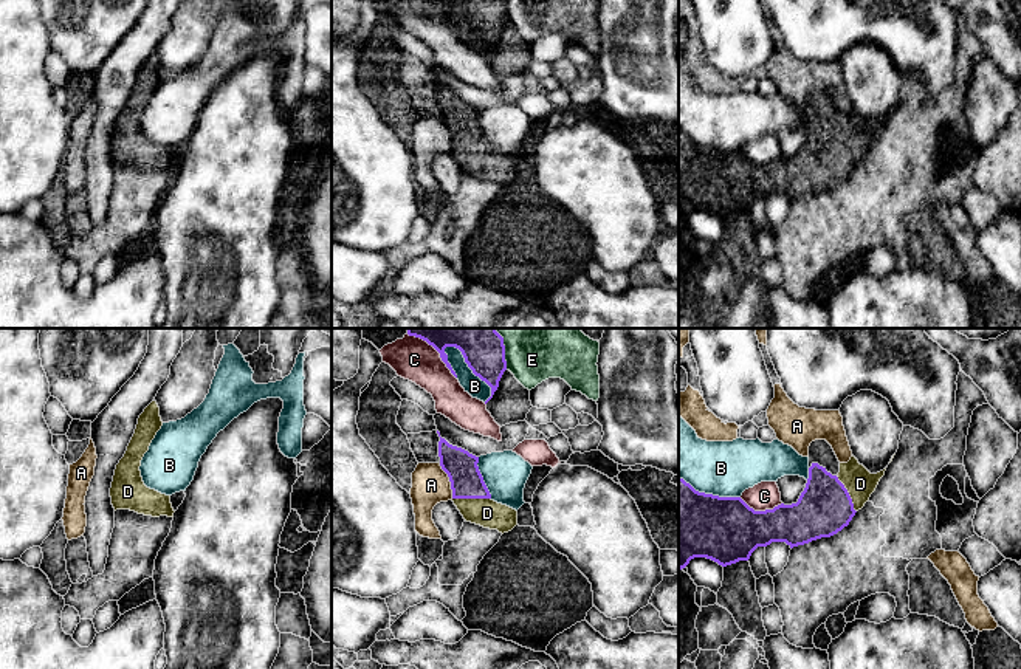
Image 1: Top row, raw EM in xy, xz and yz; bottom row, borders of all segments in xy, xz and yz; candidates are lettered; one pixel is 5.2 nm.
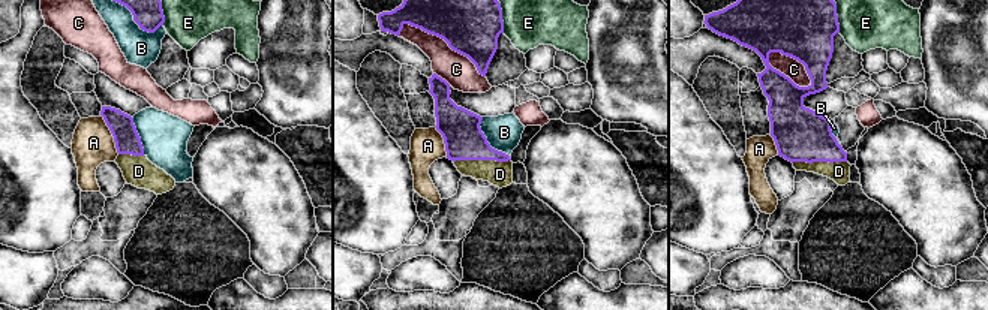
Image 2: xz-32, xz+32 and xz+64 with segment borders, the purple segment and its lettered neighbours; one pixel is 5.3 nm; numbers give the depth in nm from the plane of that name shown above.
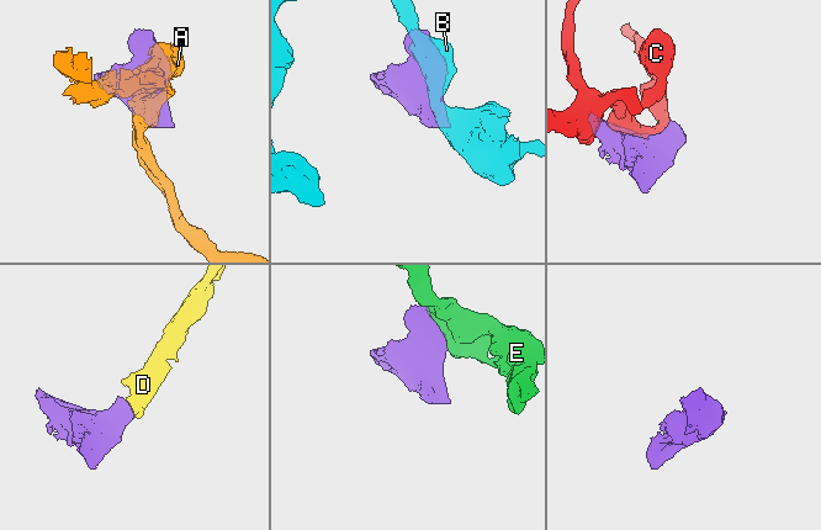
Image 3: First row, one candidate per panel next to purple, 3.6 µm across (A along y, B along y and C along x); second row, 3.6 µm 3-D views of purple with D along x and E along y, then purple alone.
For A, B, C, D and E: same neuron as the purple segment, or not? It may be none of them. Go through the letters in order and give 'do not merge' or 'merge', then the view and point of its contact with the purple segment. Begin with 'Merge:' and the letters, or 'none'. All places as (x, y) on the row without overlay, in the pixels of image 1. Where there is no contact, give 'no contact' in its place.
Merge: D
A: do not merge | xz (450, 133)
B: do not merge | yz (710, 147)
C: do not merge | yz (761, 164)
D: merge | xz (471, 150)
E: do not merge | xz (504, 11)

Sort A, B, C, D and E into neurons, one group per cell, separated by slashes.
A / B / C / D / E

